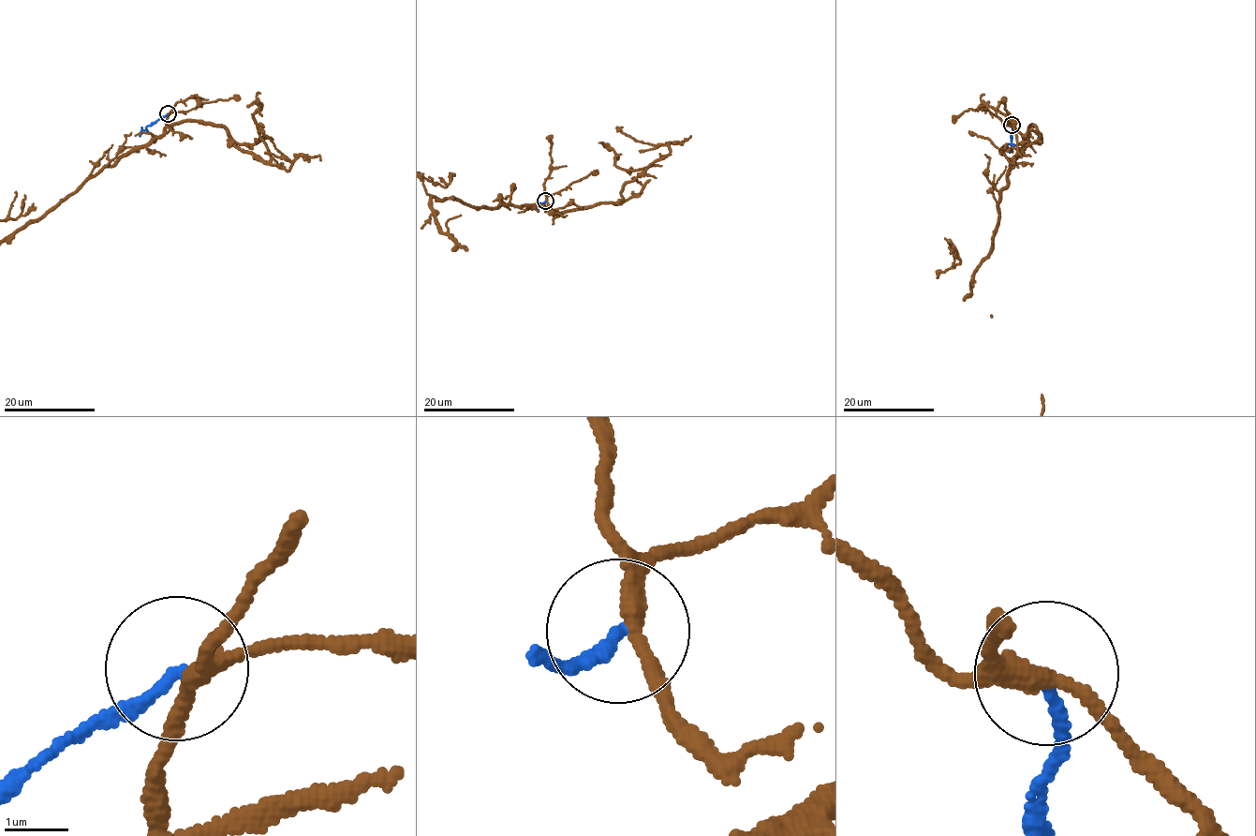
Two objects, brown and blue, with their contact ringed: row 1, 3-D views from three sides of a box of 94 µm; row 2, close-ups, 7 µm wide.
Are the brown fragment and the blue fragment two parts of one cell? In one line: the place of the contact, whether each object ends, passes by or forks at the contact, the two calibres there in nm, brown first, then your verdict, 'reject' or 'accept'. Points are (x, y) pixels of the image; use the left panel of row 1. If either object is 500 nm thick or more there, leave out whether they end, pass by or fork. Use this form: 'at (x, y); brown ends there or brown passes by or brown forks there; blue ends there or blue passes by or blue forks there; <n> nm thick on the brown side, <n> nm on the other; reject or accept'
at (168, 113); brown forks there; blue ends there; 240 nm thick on the brown side, 180 nm on the other; reject

